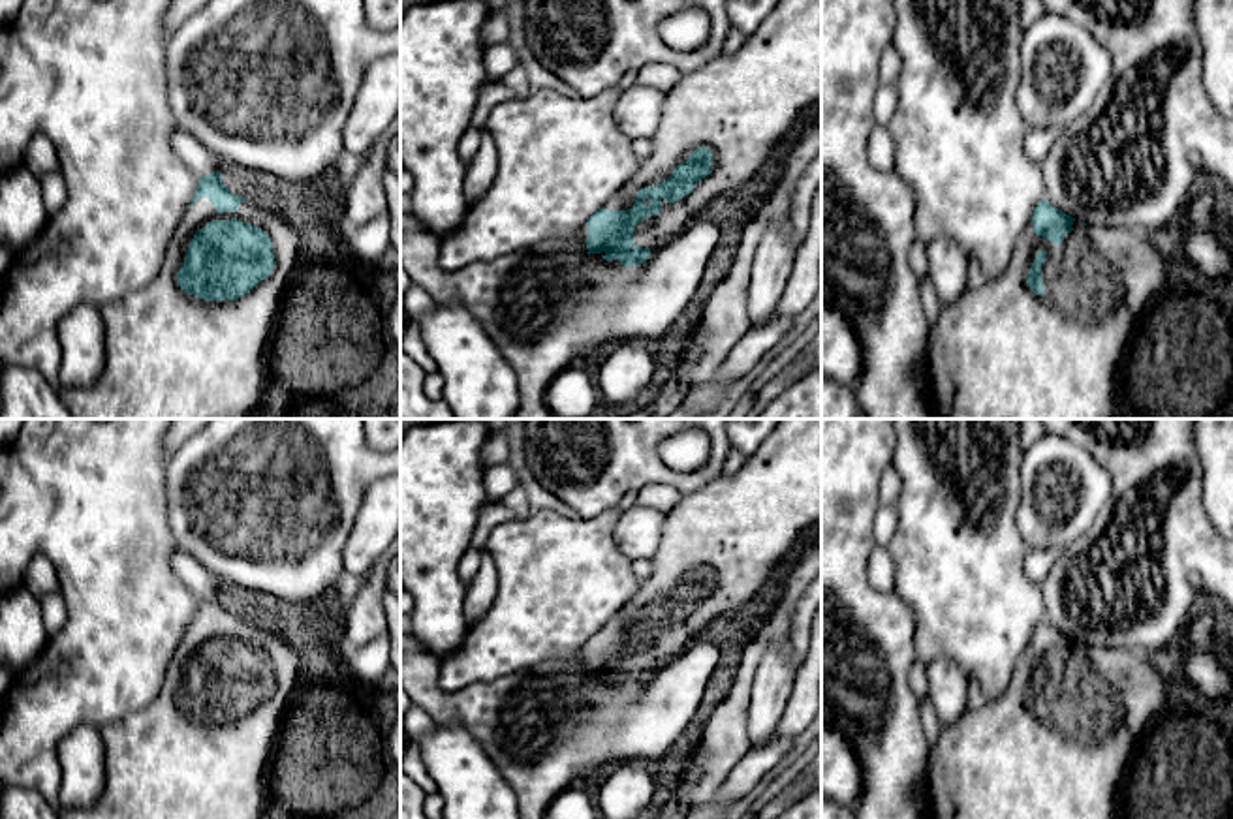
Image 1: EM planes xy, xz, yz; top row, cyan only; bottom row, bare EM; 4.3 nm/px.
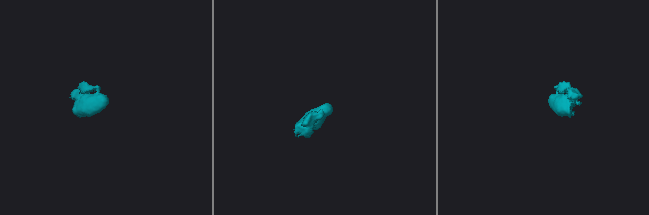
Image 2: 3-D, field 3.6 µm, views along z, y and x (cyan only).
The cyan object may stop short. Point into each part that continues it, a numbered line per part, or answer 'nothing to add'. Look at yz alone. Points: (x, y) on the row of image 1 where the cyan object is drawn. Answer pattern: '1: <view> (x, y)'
1: yz (1000, 352)

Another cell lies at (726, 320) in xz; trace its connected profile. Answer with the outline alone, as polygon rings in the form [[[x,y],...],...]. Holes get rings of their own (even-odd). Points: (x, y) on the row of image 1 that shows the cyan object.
[[[761,210],[750,214],[741,225],[741,244],[726,280],[714,287],[703,308],[697,327],[701,334],[701,357],[692,370],[692,387],[707,381],[726,361],[731,348],[752,332],[748,316],[748,287],[752,261],[765,233],[767,220]]]

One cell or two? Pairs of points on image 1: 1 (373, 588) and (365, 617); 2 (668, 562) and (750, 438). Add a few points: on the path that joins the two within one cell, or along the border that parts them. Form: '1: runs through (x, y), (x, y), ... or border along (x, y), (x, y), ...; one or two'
1: runs through (371, 596), (367, 609); one
2: border along (767, 438), (749, 457); two

